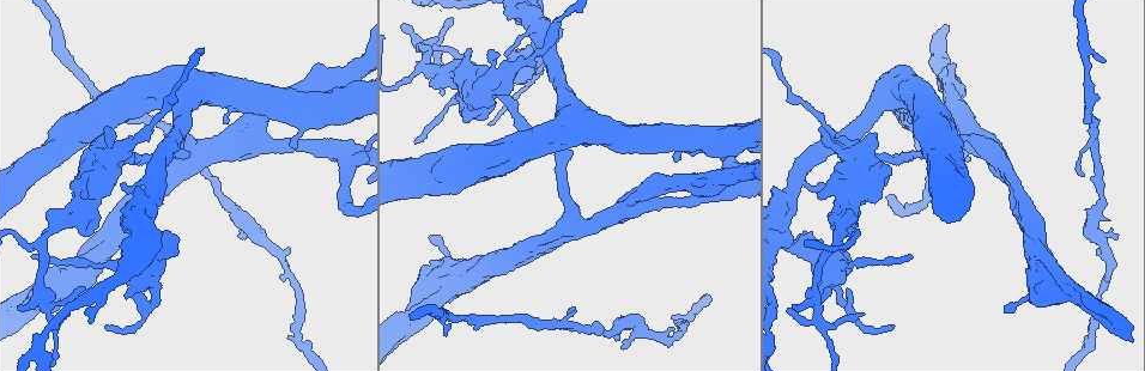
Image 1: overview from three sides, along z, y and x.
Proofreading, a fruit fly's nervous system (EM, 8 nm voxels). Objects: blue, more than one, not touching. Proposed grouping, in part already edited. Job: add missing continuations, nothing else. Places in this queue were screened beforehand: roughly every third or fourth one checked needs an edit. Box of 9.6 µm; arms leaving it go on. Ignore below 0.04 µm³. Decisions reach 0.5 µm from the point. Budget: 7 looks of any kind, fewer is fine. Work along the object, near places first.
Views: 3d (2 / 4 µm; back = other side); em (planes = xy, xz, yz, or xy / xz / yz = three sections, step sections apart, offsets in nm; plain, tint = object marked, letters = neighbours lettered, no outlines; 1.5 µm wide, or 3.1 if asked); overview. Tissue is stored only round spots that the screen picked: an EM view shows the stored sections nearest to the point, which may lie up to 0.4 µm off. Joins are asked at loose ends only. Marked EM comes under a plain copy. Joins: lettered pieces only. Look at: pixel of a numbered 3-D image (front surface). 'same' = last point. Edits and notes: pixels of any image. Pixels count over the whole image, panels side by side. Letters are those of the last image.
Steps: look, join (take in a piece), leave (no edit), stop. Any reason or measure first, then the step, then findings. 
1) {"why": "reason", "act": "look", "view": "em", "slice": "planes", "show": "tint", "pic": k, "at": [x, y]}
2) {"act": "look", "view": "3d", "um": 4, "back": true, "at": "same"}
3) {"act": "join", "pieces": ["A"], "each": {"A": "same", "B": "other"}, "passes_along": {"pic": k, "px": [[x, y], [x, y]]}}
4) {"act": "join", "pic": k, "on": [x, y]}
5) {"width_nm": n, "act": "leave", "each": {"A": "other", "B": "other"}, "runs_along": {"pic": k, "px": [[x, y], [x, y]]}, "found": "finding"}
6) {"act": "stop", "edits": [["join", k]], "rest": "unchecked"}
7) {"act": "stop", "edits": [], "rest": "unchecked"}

{"why": "stops while still wide", "act": "look", "view": "em", "slice": "planes", "show": "letters", "pic": 1, "at": [48, 218]}

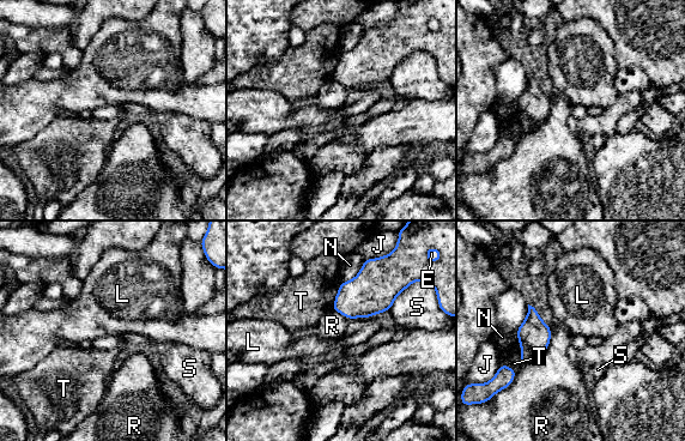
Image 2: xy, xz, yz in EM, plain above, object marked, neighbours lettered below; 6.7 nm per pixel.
{"act": "leave", "each": {"E": "other", "J": "other", "L": "other", "N": "other", "R": "other", "S": "other", "T": "other"}, "border": {"pic": 2, "px": [[343, 282], [332, 308]]}, "found": "no lettered piece goes on from it"}

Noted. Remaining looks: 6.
{"why": "three-way junction", "act": "look", "view": "3d", "um": 2, "pic": 1, "at": [561, 33]}

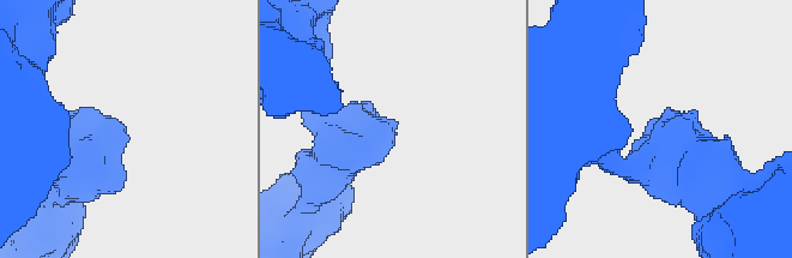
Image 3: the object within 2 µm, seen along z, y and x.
{"why": "need the tissue", "act": "look", "view": "em", "slice": "planes", "show": "letters", "pic": 3, "at": [118, 121]}

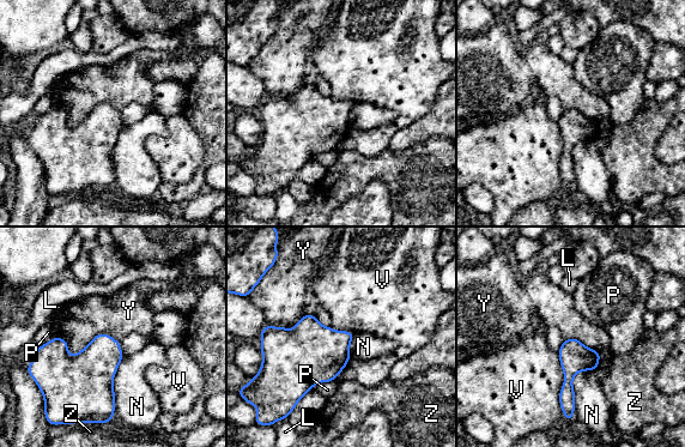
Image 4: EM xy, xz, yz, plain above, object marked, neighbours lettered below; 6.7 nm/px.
{"width_nm": 190, "act": "leave", "each": {"L": "other", "N": "other", "P": "other", "V": "other", "Y": "other", "Z": "other"}, "border": {"pic": 4, "px": [[56, 336], [72, 355], [120, 342]]}, "found": "none of them fits"}

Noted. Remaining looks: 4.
{"why": "branch stops here", "act": "look", "view": "em", "slice": "xy", "step": 8, "show": "letters", "pic": 1, "at": [402, 24]}

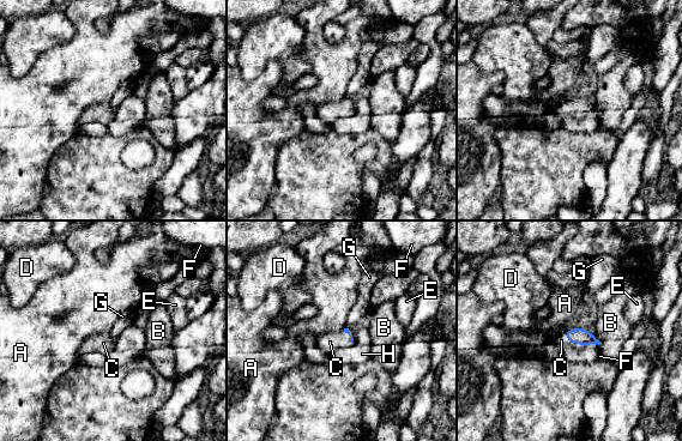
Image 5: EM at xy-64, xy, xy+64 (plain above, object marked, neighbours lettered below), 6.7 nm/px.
{"why": "cut it another way", "act": "look", "view": "em", "slice": "planes", "show": "letters", "at": "same"}

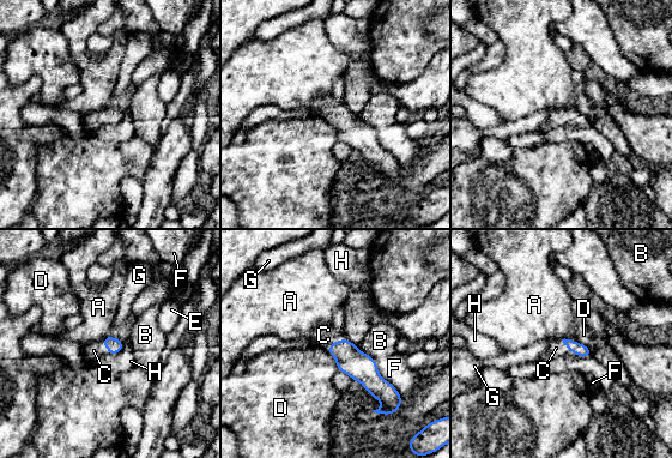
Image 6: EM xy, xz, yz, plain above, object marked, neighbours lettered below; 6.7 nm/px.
{"act": "join", "pieces": ["C"], "each": {"A": "other", "B": "other", "C": "same", "D": "other", "E": "other", "F": "other", "G": "other", "H": "other"}, "passes_along": {"pic": 6, "px": [[581, 350], [565, 347], [556, 348]]}, "found": "it goes on there"}

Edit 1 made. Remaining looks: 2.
{"act": "stop", "edits": [["join", 6]], "rest": "unchecked"}

